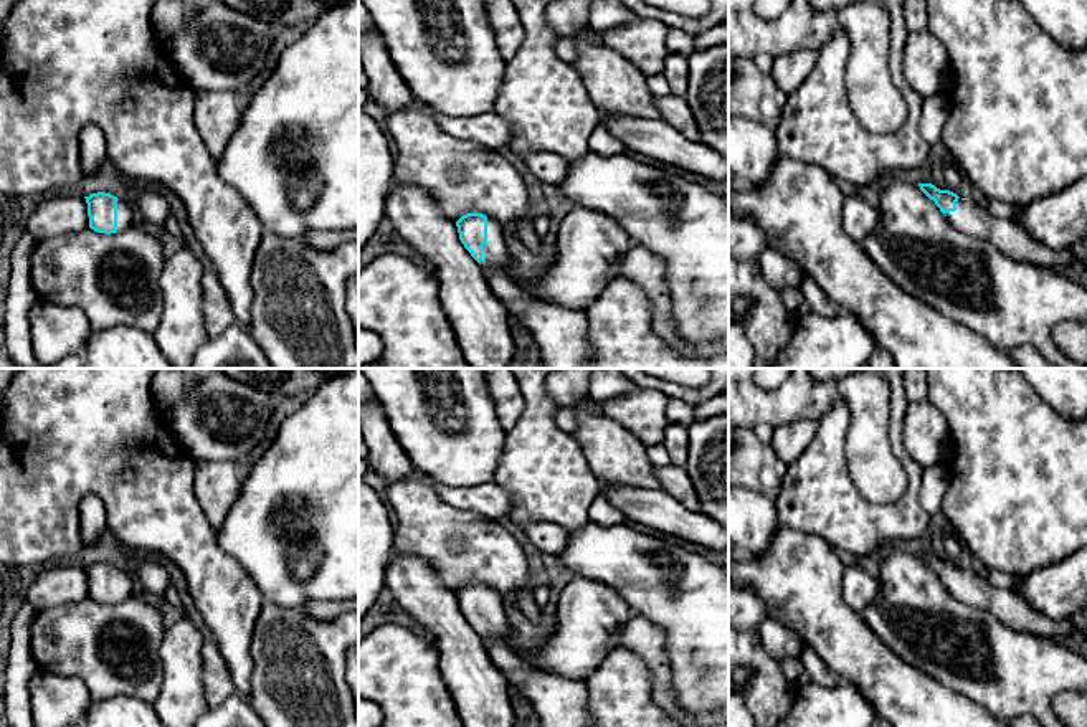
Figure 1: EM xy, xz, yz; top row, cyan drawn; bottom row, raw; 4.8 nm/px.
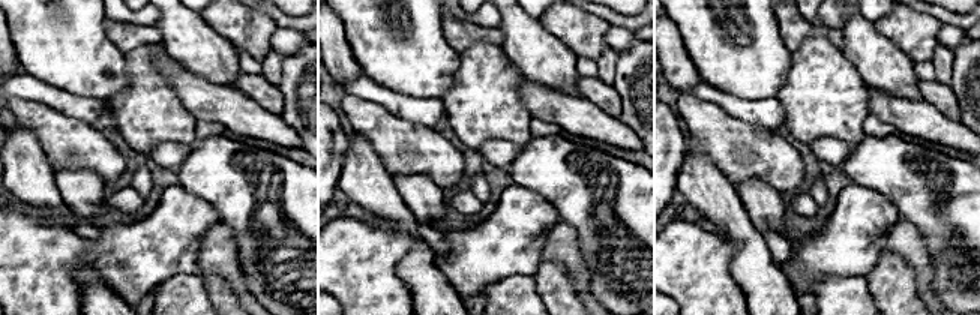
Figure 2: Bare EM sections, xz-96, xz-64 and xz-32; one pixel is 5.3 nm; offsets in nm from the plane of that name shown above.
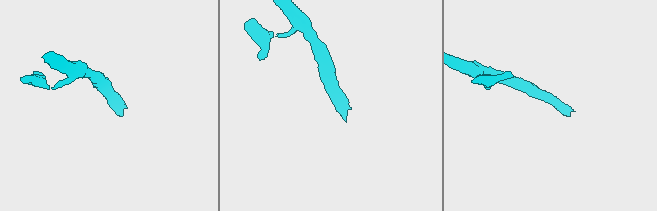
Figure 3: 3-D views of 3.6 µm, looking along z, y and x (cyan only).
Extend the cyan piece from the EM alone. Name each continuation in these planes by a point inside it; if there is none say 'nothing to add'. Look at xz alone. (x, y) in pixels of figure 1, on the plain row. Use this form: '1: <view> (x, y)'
1: xz (496, 627)

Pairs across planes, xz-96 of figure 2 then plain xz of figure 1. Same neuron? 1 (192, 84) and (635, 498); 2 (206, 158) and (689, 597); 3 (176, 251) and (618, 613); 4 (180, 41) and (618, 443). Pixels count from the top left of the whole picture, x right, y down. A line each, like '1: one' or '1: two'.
1: one
2: one
3: one
4: one

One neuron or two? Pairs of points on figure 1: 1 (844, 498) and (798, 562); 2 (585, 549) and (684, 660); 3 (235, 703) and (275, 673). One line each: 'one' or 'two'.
1: two
2: one
3: two

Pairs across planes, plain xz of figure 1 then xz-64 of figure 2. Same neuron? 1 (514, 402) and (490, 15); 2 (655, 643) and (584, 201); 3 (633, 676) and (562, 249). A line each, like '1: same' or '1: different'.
1: different
2: different
3: different

